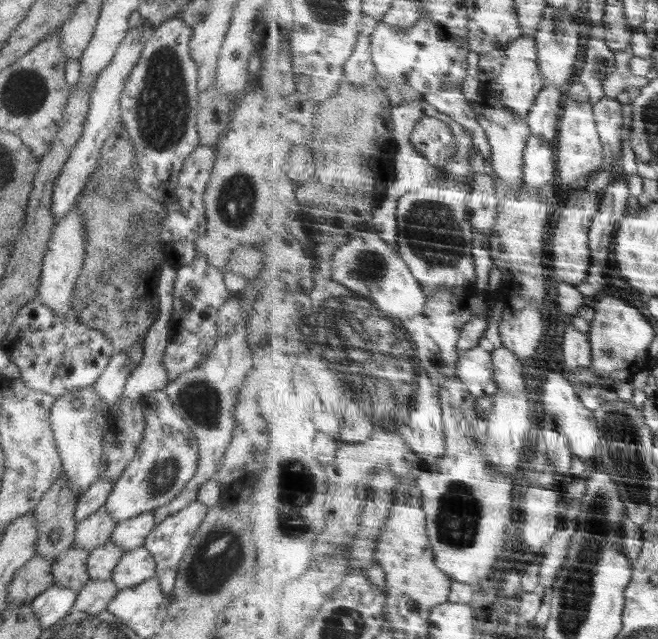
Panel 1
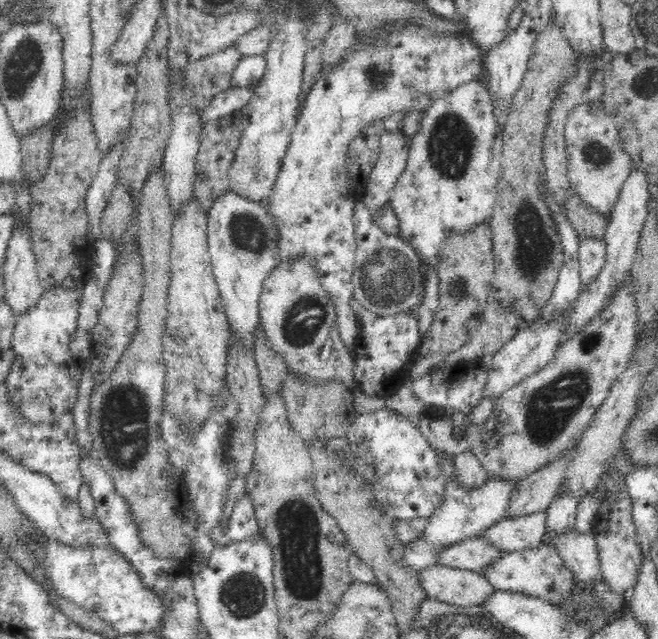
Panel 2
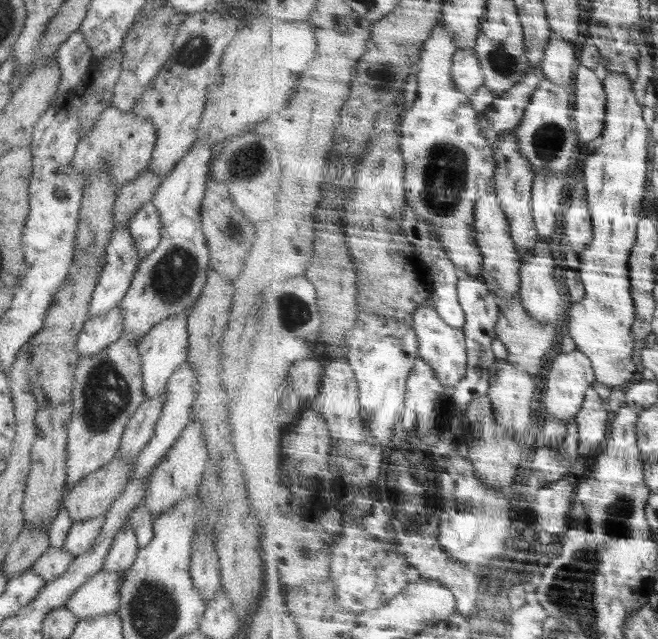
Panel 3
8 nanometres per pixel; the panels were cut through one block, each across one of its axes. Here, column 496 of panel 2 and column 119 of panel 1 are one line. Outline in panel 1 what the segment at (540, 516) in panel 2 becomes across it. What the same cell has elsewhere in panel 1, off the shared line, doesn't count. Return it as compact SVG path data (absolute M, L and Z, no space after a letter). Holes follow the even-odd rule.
M155 512L138 514L117 523L111 534L111 540L118 548L129 551L143 546L146 536L155 526Z

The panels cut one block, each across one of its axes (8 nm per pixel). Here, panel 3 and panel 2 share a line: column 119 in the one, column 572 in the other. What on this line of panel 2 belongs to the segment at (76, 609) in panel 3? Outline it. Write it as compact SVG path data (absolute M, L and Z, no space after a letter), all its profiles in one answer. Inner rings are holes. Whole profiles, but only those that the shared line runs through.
M545 541L538 548L526 548L514 552L503 551L498 559L492 567L489 567L484 573L480 573L497 590L521 592L541 598L553 605L574 602L570 592L576 586L575 577L564 565L558 549L552 542Z

